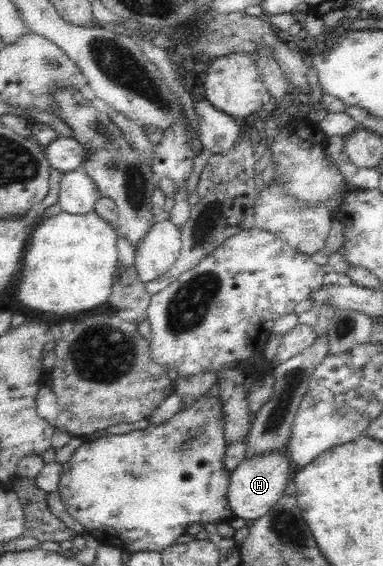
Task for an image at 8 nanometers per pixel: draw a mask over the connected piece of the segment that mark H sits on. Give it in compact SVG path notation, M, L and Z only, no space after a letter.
M286 448L245 458L230 473L227 501L231 514L242 520L258 520L268 514L275 502L284 495L286 482L294 475L294 468L287 457Z

